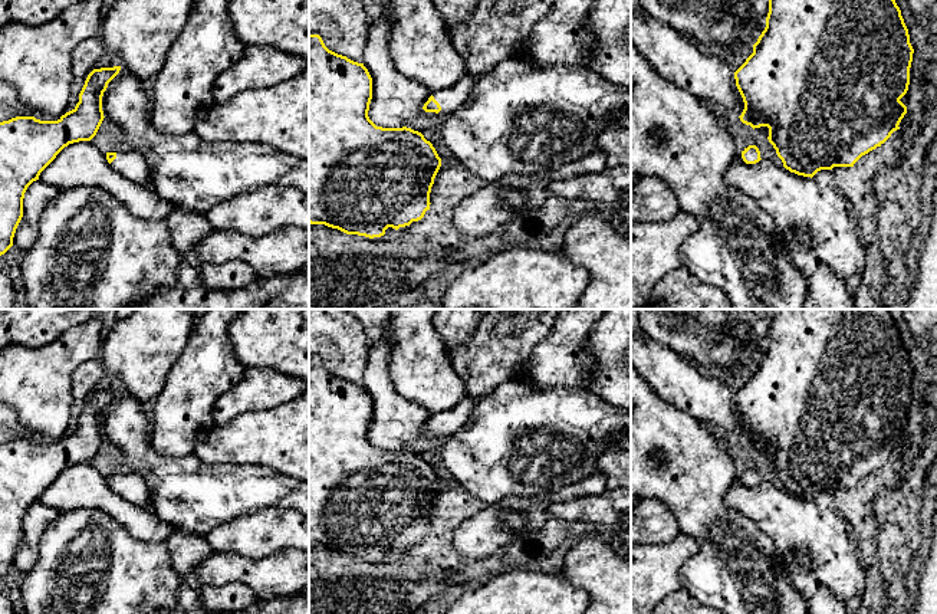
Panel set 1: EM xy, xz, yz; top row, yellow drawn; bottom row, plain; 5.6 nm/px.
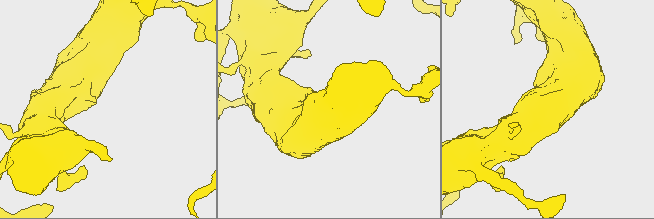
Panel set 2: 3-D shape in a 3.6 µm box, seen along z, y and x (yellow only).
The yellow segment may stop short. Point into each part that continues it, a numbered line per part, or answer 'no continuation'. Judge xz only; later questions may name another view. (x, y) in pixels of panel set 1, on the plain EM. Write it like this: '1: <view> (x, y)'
1: xz (450, 420)

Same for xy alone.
1: xy (130, 485)

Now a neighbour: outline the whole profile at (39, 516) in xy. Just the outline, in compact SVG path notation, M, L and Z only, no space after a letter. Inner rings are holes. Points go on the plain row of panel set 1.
M36 502L27 509L23 521L23 539L16 551L11 569L24 575L33 568L39 558L40 536L60 513L56 508L42 502Z

